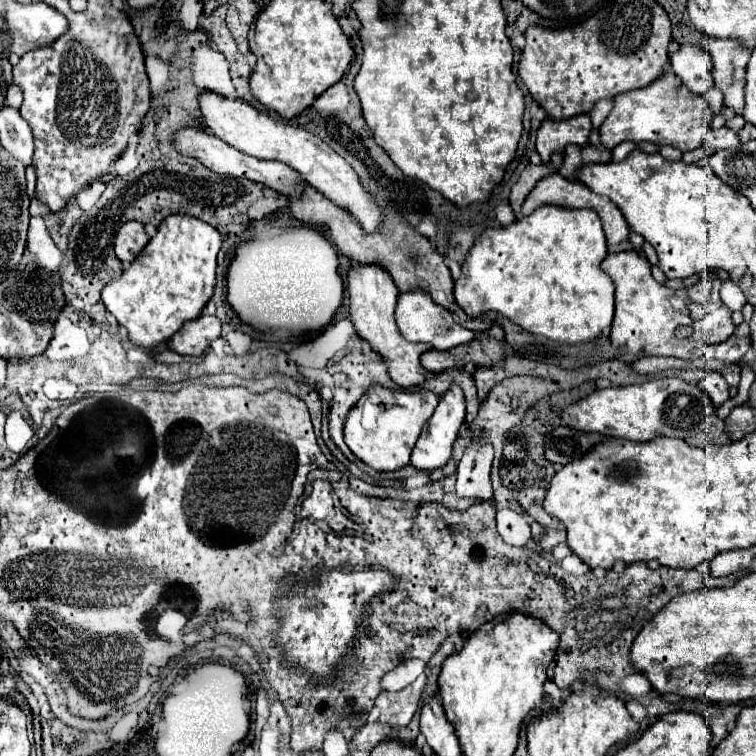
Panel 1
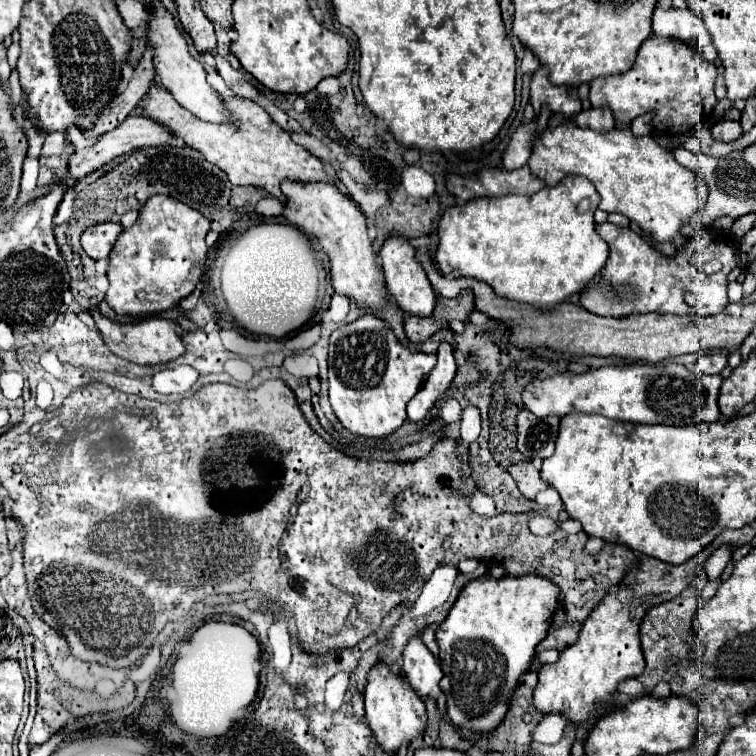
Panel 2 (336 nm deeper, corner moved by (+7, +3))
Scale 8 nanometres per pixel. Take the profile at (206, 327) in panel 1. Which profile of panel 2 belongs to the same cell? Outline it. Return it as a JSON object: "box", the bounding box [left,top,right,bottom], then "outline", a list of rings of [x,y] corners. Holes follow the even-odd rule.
{"box":[90,310,186,364],"outline":[[[92,310],[90,312],[96,320],[96,328],[100,330],[104,342],[108,344],[108,348],[120,356],[120,358],[126,358],[134,364],[164,364],[164,362],[170,362],[170,360],[176,360],[178,356],[182,356],[186,352],[184,348],[184,342],[182,338],[178,336],[176,328],[178,324],[174,320],[166,320],[166,318],[148,318],[148,320],[142,320],[142,322],[136,322],[136,324],[116,324],[108,318],[104,318],[98,310]]]}

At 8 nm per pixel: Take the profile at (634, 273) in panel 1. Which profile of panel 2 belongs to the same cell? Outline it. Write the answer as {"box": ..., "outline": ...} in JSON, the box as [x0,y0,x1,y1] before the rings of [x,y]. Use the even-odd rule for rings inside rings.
{"box":[580,222,736,318],"outline":[[[604,222],[596,226],[596,232],[608,242],[610,256],[600,272],[600,278],[596,282],[590,282],[580,294],[580,304],[588,312],[612,318],[628,314],[646,314],[646,312],[676,314],[676,316],[710,316],[718,314],[728,306],[728,294],[726,294],[728,274],[736,266],[734,262],[736,250],[734,246],[730,248],[724,238],[714,238],[712,244],[708,244],[704,250],[694,250],[692,240],[688,240],[686,250],[678,252],[672,260],[666,260],[660,252],[656,252],[630,228]],[[712,258],[722,262],[722,270],[712,276],[706,276],[702,272],[702,266]],[[686,292],[694,292],[698,296],[696,306],[688,306],[684,302]]]}

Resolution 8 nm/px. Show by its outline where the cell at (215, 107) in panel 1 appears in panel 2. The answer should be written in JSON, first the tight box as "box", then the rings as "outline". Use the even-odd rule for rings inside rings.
{"box":[148,2,232,124],"outline":[[[156,2],[156,8],[152,10],[152,16],[156,18],[156,24],[148,28],[148,40],[154,46],[154,54],[156,54],[154,56],[156,74],[162,80],[162,84],[166,86],[166,90],[174,96],[174,100],[180,102],[180,106],[190,110],[200,120],[214,122],[214,124],[230,122],[232,120],[232,112],[228,112],[220,92],[214,90],[206,82],[206,70],[204,70],[204,66],[196,58],[190,56],[188,44],[186,44],[184,36],[180,34],[174,18],[164,10],[164,6],[160,2]]]}

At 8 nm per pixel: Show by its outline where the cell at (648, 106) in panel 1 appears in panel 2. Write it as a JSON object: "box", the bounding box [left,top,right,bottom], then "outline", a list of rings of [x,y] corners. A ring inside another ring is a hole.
{"box":[590,36,716,136],"outline":[[[652,36],[642,44],[634,66],[626,74],[592,80],[590,102],[592,108],[608,106],[614,120],[626,124],[650,110],[656,110],[654,128],[666,136],[676,136],[701,128],[708,121],[712,108],[716,106],[714,82],[716,66],[708,62],[700,50],[688,48],[684,42],[674,38]]]}

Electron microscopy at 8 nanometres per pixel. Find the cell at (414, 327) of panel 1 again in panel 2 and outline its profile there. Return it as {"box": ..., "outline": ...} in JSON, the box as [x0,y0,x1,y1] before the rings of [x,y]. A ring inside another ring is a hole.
{"box":[380,234,436,318],"outline":[[[394,234],[394,236],[386,238],[386,242],[380,250],[380,260],[382,260],[382,270],[384,270],[384,276],[386,276],[388,292],[394,296],[400,310],[404,314],[412,314],[412,316],[418,316],[418,318],[430,316],[436,308],[436,294],[432,292],[432,288],[428,284],[424,268],[420,268],[418,260],[414,256],[414,246],[408,240]]]}

